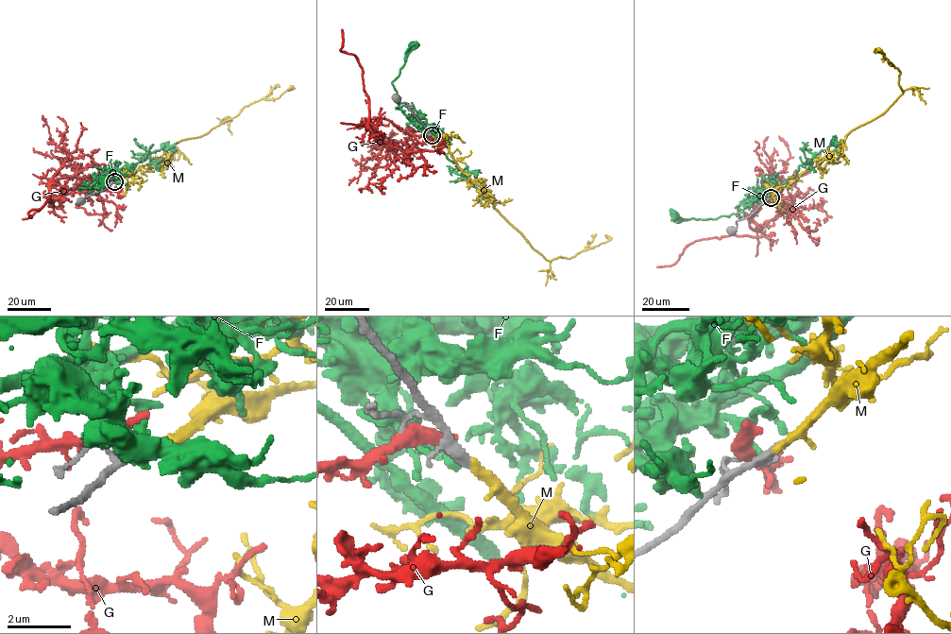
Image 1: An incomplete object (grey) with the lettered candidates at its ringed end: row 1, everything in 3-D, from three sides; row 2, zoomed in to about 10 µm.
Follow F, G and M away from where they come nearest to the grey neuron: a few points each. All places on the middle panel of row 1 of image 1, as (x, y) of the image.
F: (429, 134), (422, 126), (408, 117), (394, 99), (397, 91), (392, 81), (414, 46)
G: (427, 133), (413, 135), (381, 118), (368, 129), (368, 97), (362, 67), (353, 55), (341, 49), (341, 29)
M: (432, 135), (444, 144), (458, 165), (483, 190), (495, 208), (547, 260), (574, 256), (608, 241), (606, 235)

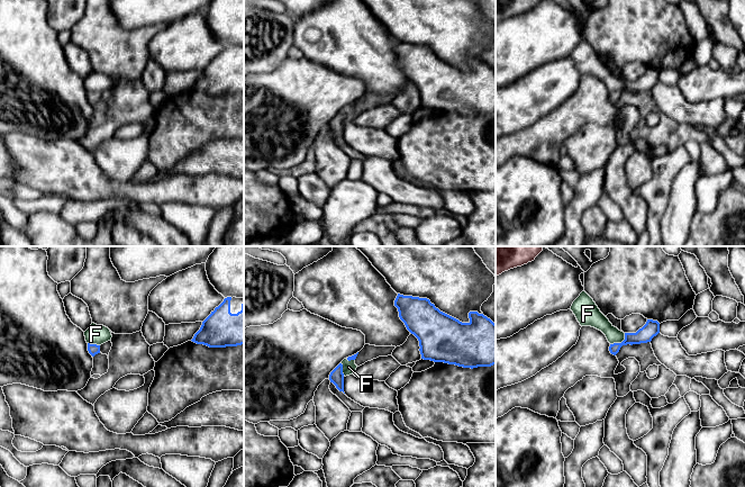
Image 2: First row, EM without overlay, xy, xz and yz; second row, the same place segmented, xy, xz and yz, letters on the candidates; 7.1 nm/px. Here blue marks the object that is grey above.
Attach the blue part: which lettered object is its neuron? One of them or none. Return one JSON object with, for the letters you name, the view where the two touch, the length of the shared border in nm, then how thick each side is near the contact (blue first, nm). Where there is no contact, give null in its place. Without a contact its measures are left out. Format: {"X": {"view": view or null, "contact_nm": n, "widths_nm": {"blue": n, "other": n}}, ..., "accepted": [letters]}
{"M": {"view": null}, "accepted": ["M"]}

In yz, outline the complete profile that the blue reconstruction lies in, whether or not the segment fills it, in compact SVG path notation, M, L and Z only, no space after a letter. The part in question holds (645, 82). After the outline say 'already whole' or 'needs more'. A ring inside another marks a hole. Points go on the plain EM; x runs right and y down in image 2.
M647 67L646 72L636 81L625 81L625 88L621 91L610 92L609 99L611 102L616 103L623 93L651 90L658 81L660 71L657 69Z | already whole

